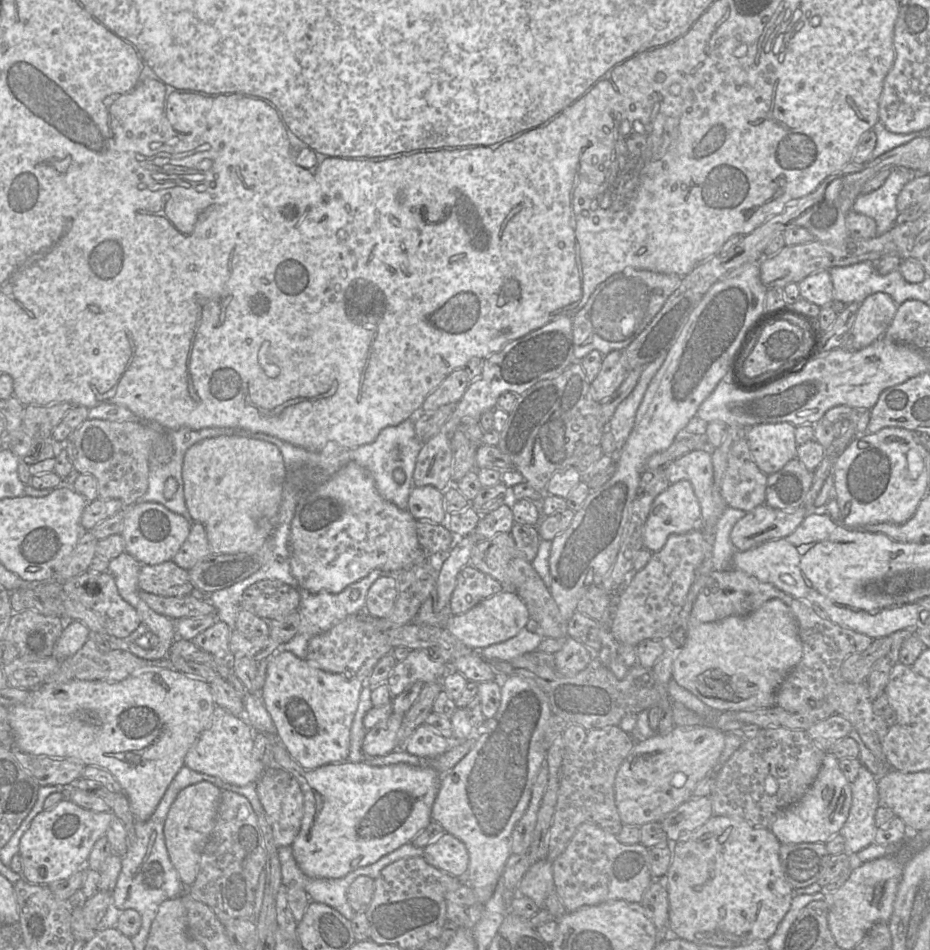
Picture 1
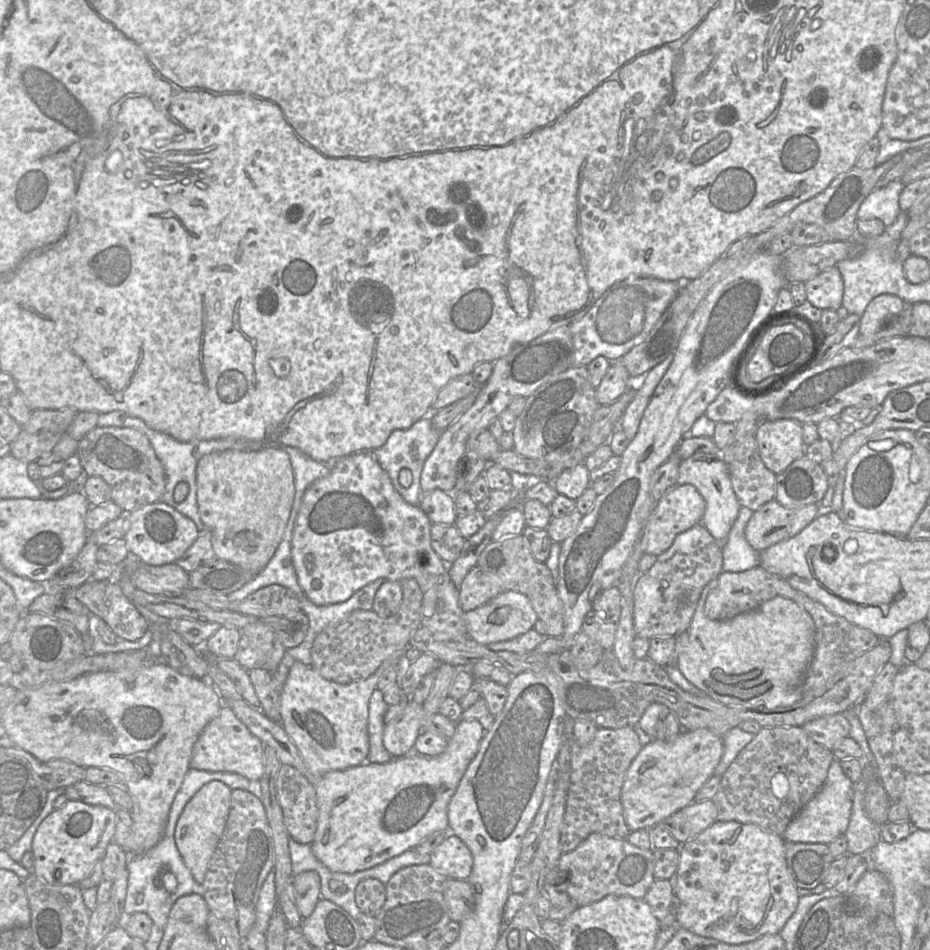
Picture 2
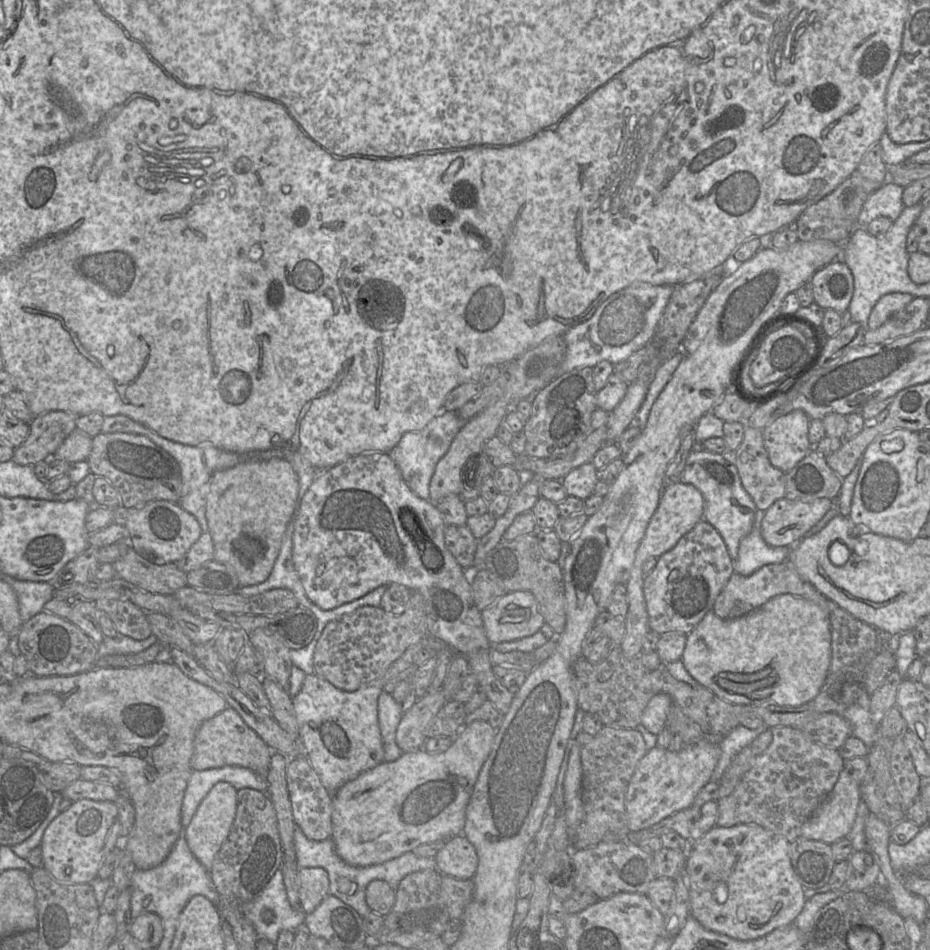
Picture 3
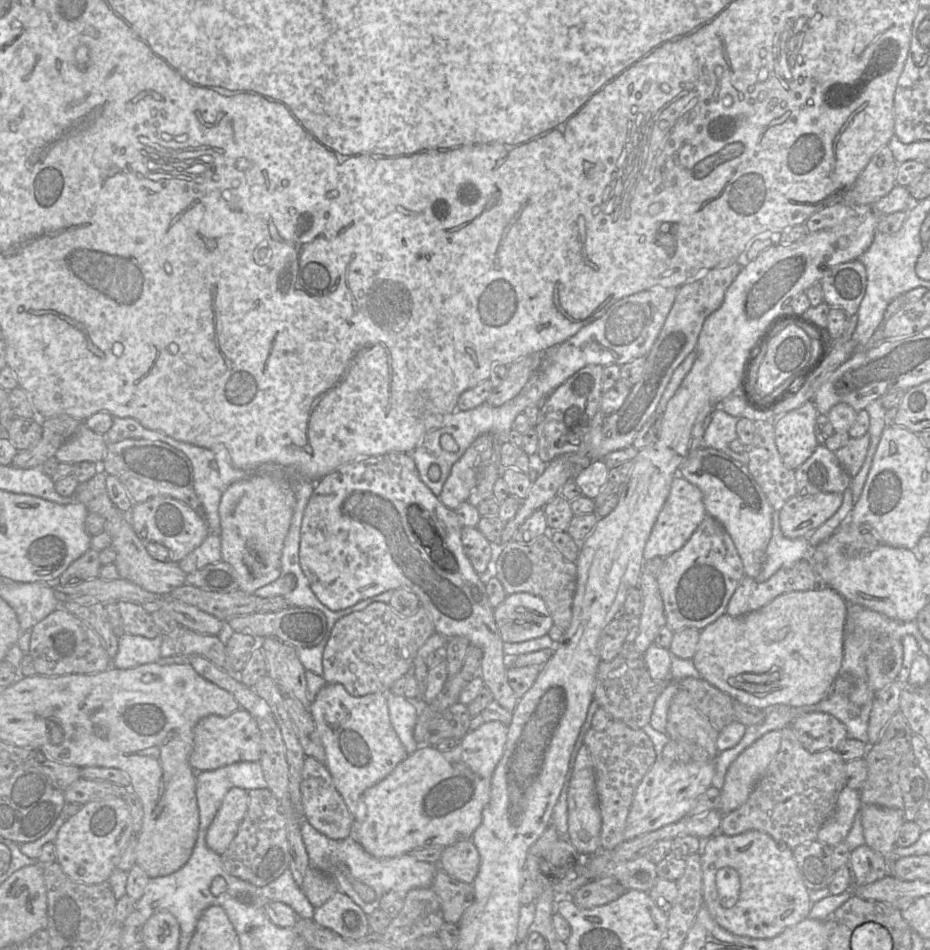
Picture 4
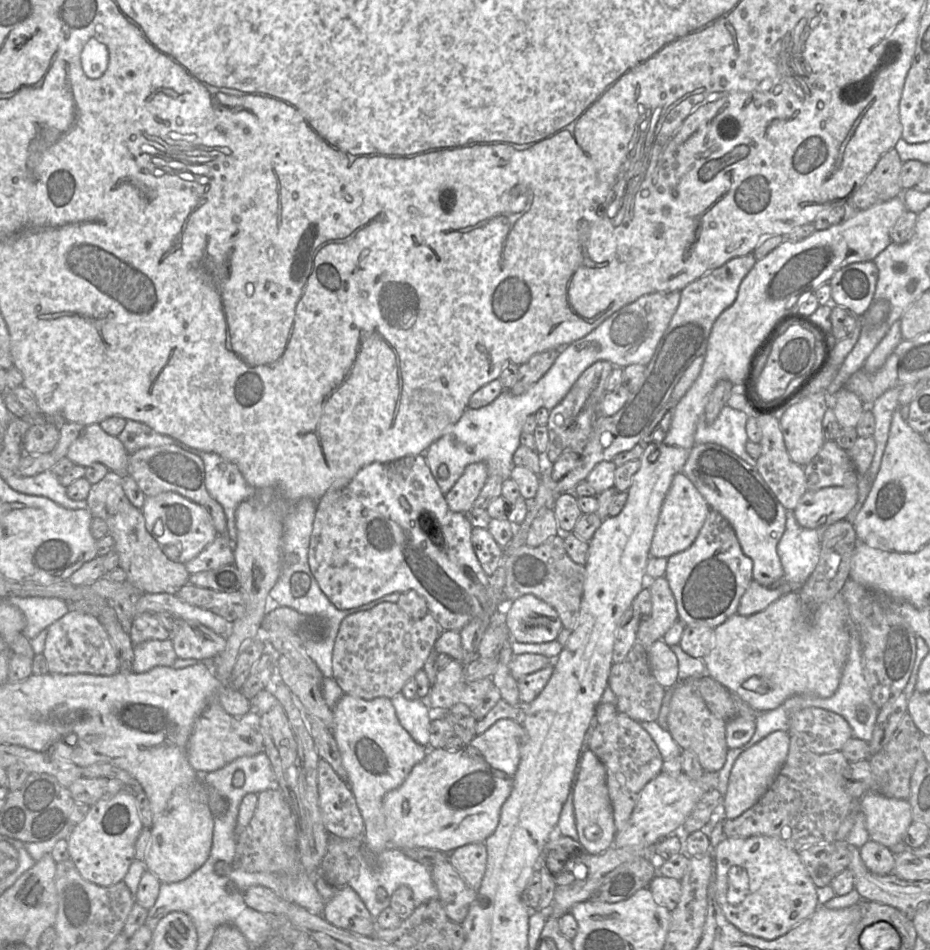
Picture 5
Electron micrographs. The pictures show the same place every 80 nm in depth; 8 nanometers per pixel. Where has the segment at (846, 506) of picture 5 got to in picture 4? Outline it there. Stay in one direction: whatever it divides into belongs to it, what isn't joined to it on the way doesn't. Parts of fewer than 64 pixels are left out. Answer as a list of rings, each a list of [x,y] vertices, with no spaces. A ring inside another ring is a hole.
[[[843,493],[796,495],[778,512],[781,532],[790,539],[806,537],[831,518],[842,502]]]

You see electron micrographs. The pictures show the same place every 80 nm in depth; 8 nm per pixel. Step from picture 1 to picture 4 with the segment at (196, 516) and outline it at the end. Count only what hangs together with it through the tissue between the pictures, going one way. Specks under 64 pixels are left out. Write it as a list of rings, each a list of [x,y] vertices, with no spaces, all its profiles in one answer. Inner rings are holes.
[[[276,464],[276,465],[281,466],[281,469],[276,473],[270,473],[269,475],[251,475],[246,479],[231,484],[223,493],[219,503],[222,561],[228,563],[235,570],[238,579],[238,586],[239,586],[238,590],[249,595],[253,595],[257,589],[275,581],[279,577],[280,557],[282,553],[283,543],[287,535],[293,510],[295,507],[295,479],[298,478],[298,472],[295,469],[293,469],[293,467],[287,467],[282,464]]]

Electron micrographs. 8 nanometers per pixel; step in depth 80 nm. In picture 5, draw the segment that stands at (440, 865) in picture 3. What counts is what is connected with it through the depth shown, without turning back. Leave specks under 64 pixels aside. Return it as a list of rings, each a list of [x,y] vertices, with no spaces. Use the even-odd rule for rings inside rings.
[[[484,843],[463,845],[448,854],[448,860],[467,885],[476,892],[481,886],[487,865]]]

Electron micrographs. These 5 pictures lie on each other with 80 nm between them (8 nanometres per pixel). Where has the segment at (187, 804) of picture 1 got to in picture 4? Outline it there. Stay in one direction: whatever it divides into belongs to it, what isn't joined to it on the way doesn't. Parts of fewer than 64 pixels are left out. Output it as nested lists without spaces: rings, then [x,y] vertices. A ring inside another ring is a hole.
[[[232,787],[204,834],[209,849],[223,855],[234,839],[248,808],[248,791]]]

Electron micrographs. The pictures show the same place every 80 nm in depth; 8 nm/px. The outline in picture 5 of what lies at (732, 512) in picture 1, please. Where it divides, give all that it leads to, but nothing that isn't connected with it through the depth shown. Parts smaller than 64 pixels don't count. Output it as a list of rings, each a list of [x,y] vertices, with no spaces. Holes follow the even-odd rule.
[[[787,510],[786,528],[777,545],[777,553],[784,570],[784,581],[791,591],[799,591],[815,570],[820,556],[822,532],[800,526],[793,511]]]

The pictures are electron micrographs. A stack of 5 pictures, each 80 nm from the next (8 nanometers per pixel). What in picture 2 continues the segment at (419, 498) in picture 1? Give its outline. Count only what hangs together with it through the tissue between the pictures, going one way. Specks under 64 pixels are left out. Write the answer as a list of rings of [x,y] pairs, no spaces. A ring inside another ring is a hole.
[[[440,489],[422,491],[418,506],[433,524],[454,525],[458,517],[455,511],[453,493]]]

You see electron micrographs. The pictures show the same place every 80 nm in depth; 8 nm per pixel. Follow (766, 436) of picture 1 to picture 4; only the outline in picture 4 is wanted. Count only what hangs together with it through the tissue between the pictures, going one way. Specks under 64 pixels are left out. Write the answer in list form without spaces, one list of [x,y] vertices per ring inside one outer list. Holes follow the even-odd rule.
[[[808,401],[774,422],[776,446],[788,469],[797,469],[818,447],[815,435],[818,415],[814,403]]]

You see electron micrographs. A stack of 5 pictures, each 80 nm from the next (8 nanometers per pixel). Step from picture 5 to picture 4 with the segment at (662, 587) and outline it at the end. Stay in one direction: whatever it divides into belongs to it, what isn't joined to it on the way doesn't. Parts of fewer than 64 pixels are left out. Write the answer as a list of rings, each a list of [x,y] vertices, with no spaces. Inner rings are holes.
[[[643,574],[637,587],[643,596],[643,609],[639,617],[635,648],[644,653],[666,625],[663,600],[656,577]]]

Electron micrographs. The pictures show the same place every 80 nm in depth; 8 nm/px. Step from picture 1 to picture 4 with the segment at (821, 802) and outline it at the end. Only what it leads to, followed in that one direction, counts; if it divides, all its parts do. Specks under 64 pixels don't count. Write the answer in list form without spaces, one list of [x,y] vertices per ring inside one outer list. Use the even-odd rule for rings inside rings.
[[[845,786],[839,794],[833,814],[819,829],[817,840],[831,847],[843,842],[861,807],[859,791]]]

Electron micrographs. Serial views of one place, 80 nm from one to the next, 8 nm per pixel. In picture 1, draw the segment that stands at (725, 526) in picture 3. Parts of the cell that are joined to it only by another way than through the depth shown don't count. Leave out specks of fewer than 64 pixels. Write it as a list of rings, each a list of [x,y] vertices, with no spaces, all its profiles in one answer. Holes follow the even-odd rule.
[[[695,450],[664,468],[670,484],[681,480],[691,483],[701,508],[698,529],[703,535],[711,532],[714,536],[715,526],[727,505],[714,483],[711,455],[706,451]]]

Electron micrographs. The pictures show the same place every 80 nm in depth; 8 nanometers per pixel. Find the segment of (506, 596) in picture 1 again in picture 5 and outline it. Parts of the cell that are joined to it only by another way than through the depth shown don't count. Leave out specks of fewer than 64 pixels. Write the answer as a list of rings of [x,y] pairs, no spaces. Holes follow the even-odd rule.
[[[532,594],[513,600],[505,610],[505,615],[510,637],[514,642],[554,641],[563,629],[557,611]]]

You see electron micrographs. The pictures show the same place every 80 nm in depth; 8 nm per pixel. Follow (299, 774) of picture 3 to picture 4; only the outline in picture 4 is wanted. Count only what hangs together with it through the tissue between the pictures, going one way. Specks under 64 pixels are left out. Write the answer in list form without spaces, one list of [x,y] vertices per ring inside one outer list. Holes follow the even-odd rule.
[[[306,756],[304,760],[300,793],[304,818],[313,828],[333,840],[343,840],[350,837],[353,817],[336,789],[326,766],[312,757]]]

